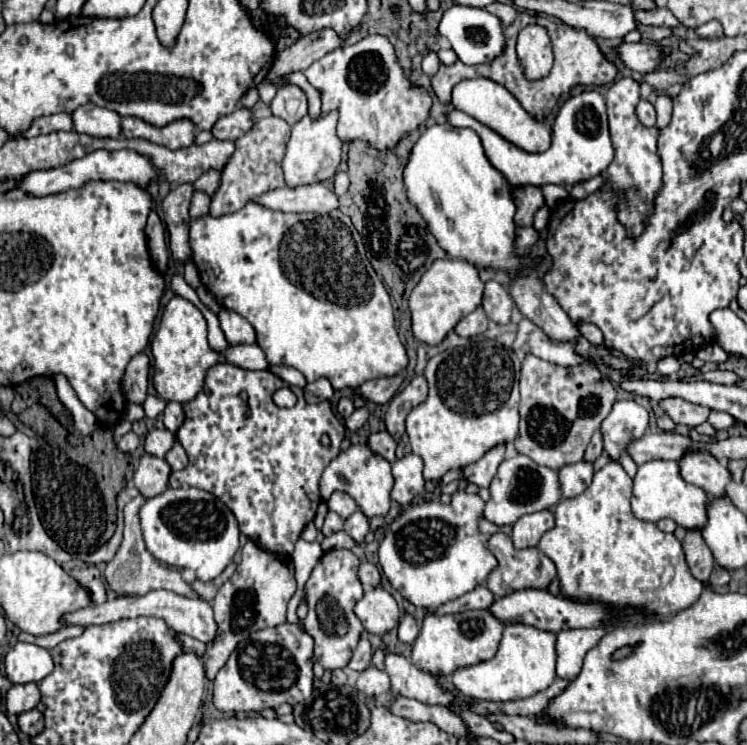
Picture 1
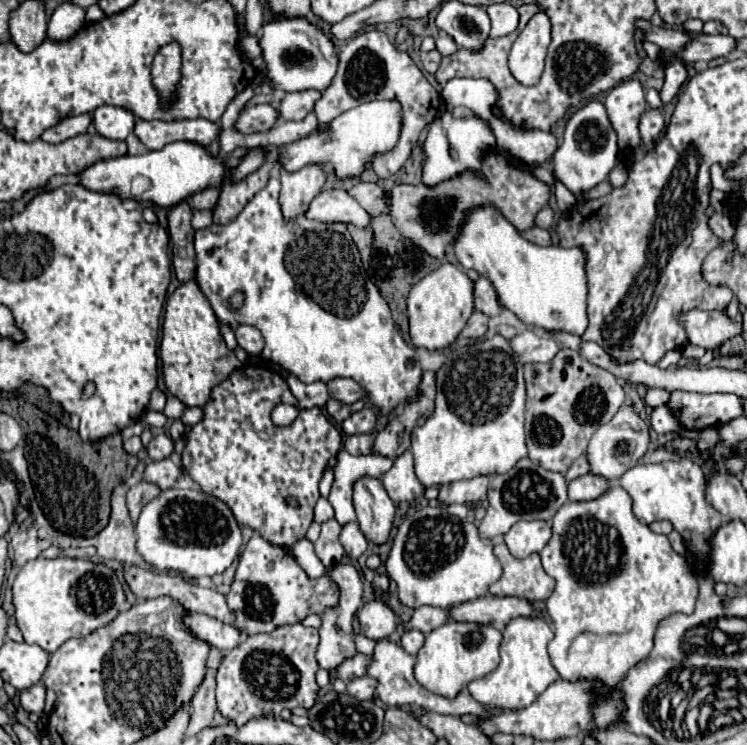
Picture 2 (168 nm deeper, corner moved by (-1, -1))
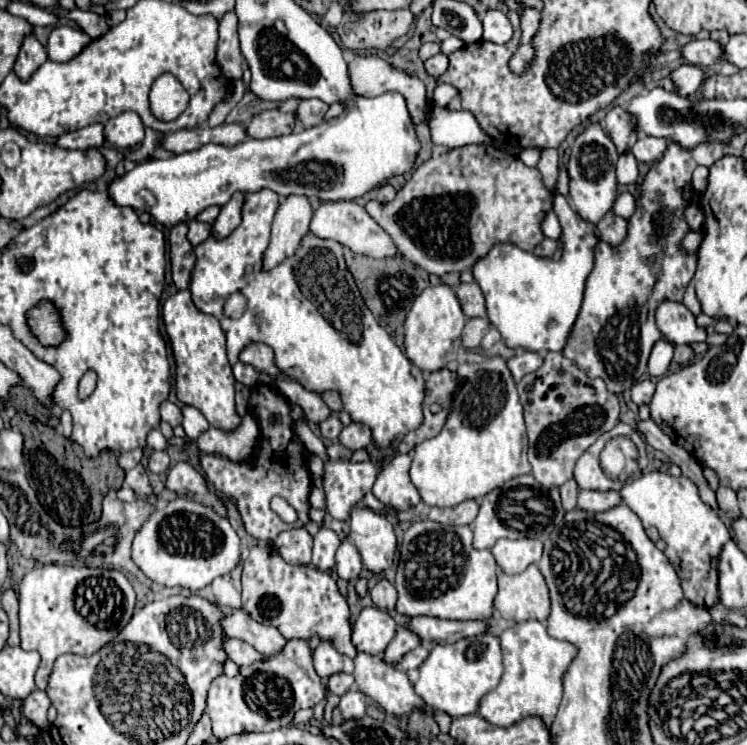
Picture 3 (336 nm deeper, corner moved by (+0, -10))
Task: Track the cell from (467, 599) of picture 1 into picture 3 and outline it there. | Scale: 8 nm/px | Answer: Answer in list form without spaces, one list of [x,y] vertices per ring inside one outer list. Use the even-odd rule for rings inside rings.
[[[398,628],[396,636],[392,638],[392,642],[388,644],[388,648],[384,652],[384,662],[398,664],[402,660],[402,656],[408,654],[412,648],[416,648],[418,644],[420,644],[420,640],[408,628]]]

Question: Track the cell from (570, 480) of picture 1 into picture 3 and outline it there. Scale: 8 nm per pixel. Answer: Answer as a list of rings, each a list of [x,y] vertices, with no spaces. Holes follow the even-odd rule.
[[[584,490],[578,494],[578,508],[588,512],[606,512],[614,506],[622,504],[618,492],[598,492],[598,490]]]

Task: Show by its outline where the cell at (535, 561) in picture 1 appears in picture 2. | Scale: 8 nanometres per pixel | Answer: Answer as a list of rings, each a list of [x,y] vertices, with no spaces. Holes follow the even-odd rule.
[[[497,543],[495,557],[503,565],[503,575],[489,587],[491,595],[513,595],[529,601],[545,601],[551,595],[555,579],[545,573],[537,553],[517,559],[509,553],[505,543]]]

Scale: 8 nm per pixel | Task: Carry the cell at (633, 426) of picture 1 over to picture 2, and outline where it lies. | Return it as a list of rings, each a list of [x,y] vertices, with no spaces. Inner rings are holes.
[[[623,405],[609,423],[601,425],[593,433],[589,441],[587,455],[591,463],[591,473],[603,475],[609,481],[617,481],[627,469],[637,465],[637,461],[645,455],[647,449],[649,449],[649,425],[639,417],[639,413],[635,413],[633,407]],[[619,447],[625,447],[625,451],[621,451]]]

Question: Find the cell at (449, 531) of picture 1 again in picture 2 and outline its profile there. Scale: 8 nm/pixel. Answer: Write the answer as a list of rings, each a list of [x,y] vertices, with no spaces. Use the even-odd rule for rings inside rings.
[[[423,507],[421,511],[413,513],[407,521],[403,521],[397,529],[397,535],[393,539],[391,553],[385,561],[387,575],[397,583],[399,599],[407,607],[453,607],[471,599],[477,599],[487,593],[489,585],[495,583],[501,577],[501,563],[497,563],[497,557],[493,555],[493,543],[489,539],[481,539],[477,533],[477,527],[469,521],[461,521],[455,515],[449,515],[447,511],[439,507]]]

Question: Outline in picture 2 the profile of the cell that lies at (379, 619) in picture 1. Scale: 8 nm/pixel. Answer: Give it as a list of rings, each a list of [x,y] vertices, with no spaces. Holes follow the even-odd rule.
[[[379,599],[365,603],[357,611],[359,623],[361,623],[361,633],[367,635],[369,639],[385,639],[397,629],[397,617],[395,613]]]

